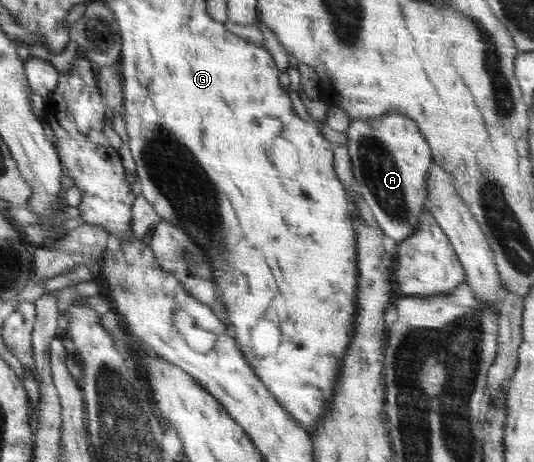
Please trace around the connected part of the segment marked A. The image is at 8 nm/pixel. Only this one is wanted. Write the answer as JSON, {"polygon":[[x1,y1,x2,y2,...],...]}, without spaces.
{"polygon":[[389,111,378,119,353,119,350,120,347,128,347,149,352,161,352,172,355,176,357,188,360,196,365,200,373,212,373,217,377,220,378,227,383,231,384,235,391,237,395,241,405,241,407,237,411,237,417,231,419,219,421,219,421,211,426,209,427,203,427,173,434,159,431,148,417,125,397,113,397,111]]}

